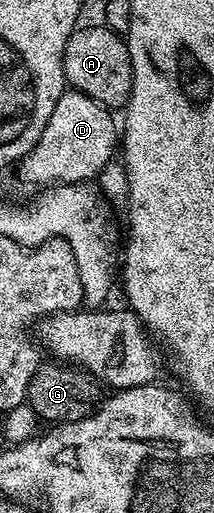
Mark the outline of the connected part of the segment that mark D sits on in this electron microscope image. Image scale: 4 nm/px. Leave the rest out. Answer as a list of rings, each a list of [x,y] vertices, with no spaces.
[[[63,92],[48,126],[40,134],[36,146],[17,165],[18,176],[26,184],[81,184],[97,177],[104,166],[115,159],[120,144],[120,128],[114,125],[111,109],[88,98],[88,94]]]

